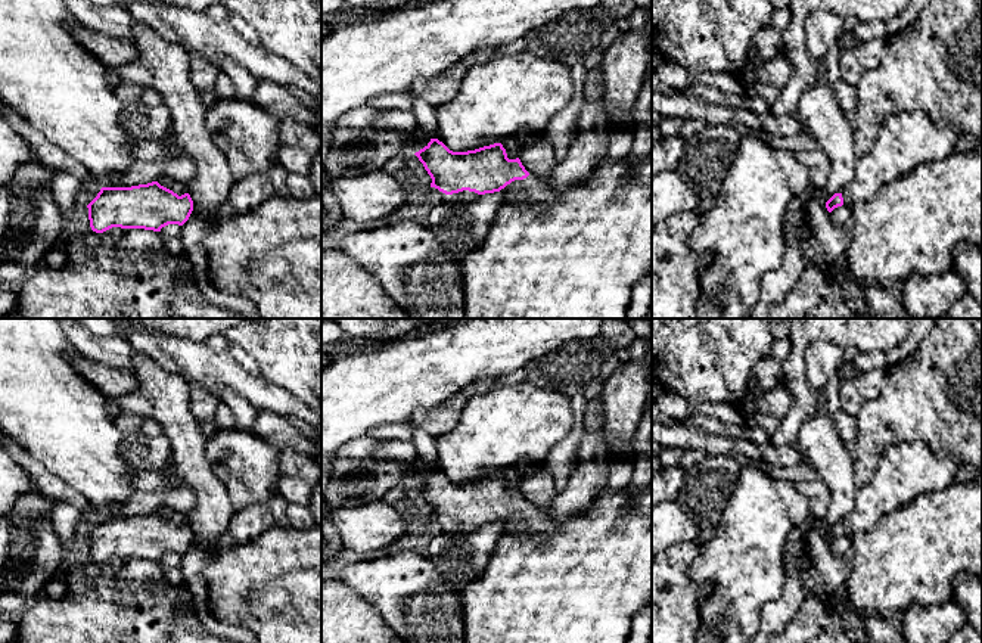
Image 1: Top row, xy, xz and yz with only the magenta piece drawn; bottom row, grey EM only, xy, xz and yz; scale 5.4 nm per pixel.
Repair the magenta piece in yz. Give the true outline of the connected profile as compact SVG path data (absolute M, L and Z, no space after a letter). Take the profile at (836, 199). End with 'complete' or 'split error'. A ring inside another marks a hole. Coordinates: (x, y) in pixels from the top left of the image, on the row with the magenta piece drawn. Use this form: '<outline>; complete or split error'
M922 112L889 115L880 125L871 150L857 158L855 174L826 208L870 201L880 187L913 173L917 167L941 161L955 150L958 131L939 125Z; split error

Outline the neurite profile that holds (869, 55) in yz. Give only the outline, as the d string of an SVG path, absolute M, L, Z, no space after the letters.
M874 38L854 46L854 53L864 71L876 69L882 63L886 40Z

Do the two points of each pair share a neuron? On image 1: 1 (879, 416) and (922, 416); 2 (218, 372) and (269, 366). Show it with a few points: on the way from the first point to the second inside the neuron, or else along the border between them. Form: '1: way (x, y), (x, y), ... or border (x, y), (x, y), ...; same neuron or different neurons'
1: way (889, 416), (911, 416); same neuron
2: border (258, 373), (288, 393); different neurons

